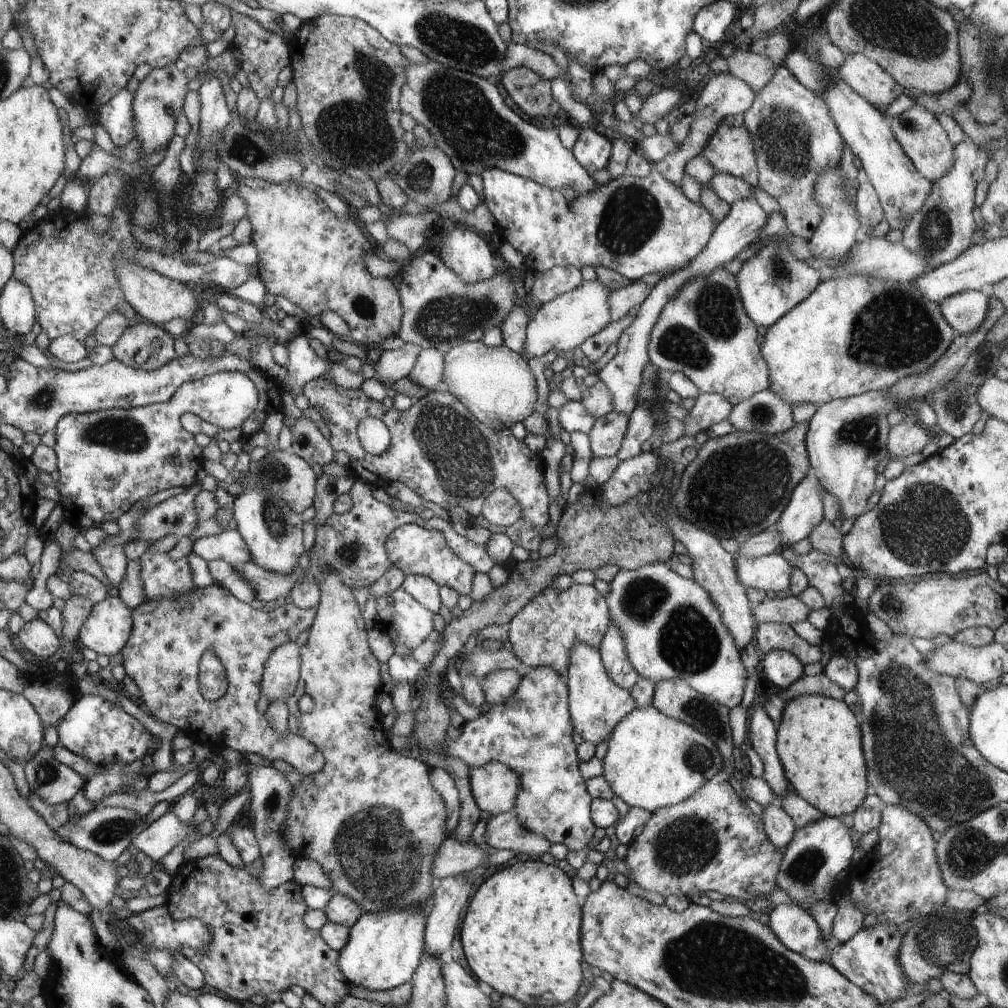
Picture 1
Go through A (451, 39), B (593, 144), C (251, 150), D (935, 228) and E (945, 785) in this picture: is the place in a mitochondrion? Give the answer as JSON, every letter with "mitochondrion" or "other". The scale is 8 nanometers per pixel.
{"A":"mitochondrion","B":"other","C":"mitochondrion","D":"mitochondrion","E":"mitochondrion"}

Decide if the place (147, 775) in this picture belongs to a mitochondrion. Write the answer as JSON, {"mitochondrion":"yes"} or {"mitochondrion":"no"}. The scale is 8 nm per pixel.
{"mitochondrion":"no"}

